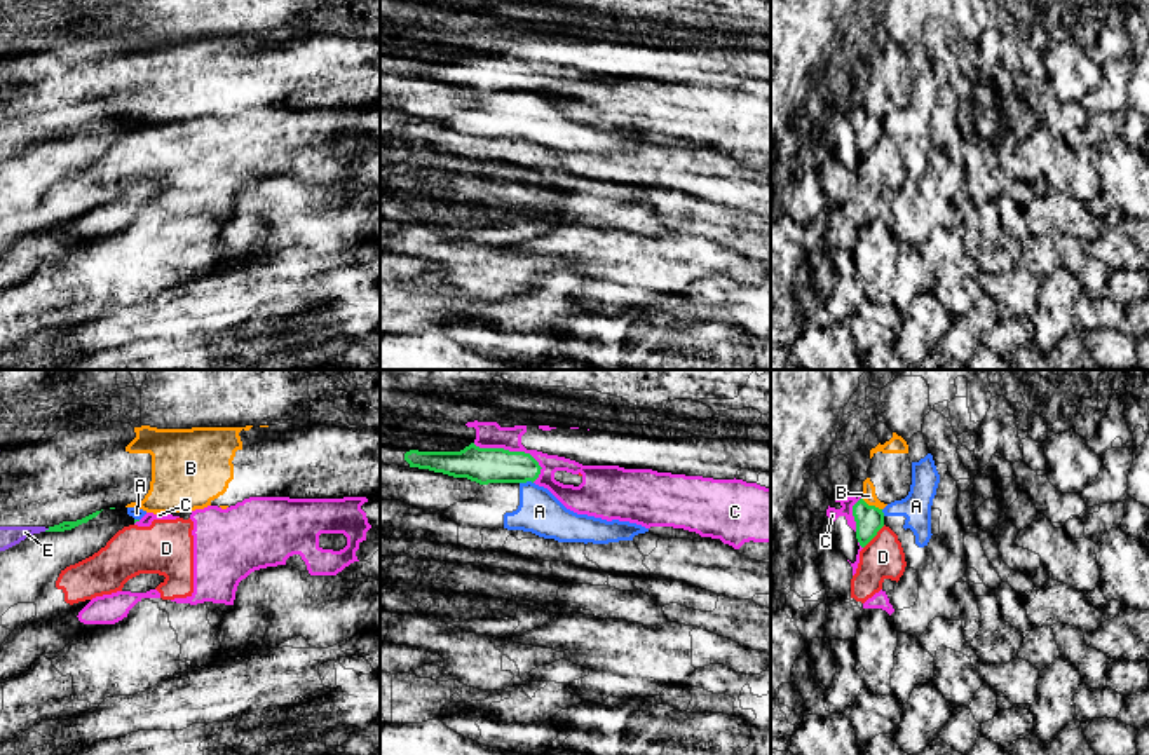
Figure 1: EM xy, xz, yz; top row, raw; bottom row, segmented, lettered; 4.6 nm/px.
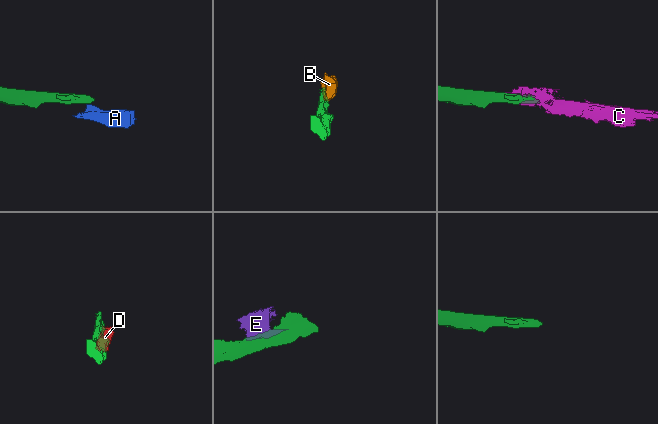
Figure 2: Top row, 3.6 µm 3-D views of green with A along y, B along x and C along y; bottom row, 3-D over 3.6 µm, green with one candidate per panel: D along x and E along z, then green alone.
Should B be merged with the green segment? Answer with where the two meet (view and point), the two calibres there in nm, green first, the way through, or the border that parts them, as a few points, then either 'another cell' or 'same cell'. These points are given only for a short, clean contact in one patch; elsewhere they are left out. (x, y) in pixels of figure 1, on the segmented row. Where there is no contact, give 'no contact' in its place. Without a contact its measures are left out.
yz (872, 506) | 130/70 nm | along yz (862, 497), (881, 510) | another cell

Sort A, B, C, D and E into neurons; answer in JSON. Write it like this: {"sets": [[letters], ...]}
{"sets": [["A"], ["B", "E"], ["C", "D"]]}

